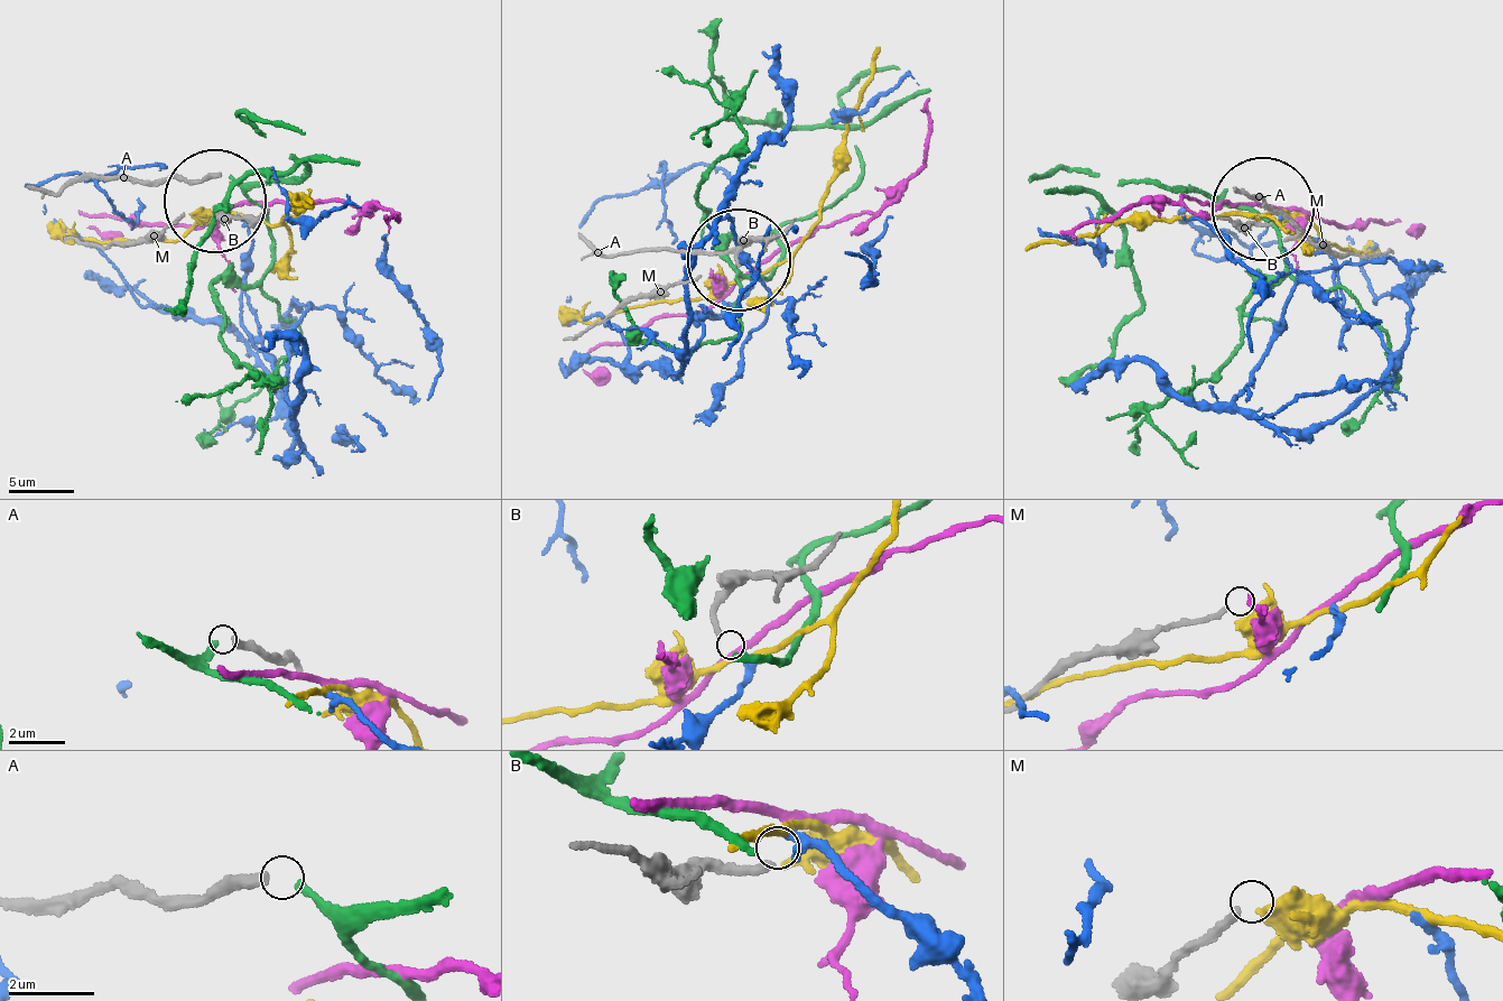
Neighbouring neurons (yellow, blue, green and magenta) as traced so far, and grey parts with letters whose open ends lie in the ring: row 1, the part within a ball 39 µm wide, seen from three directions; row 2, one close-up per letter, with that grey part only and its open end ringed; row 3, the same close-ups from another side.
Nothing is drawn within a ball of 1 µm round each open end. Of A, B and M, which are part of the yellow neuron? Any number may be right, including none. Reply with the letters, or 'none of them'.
none of them

